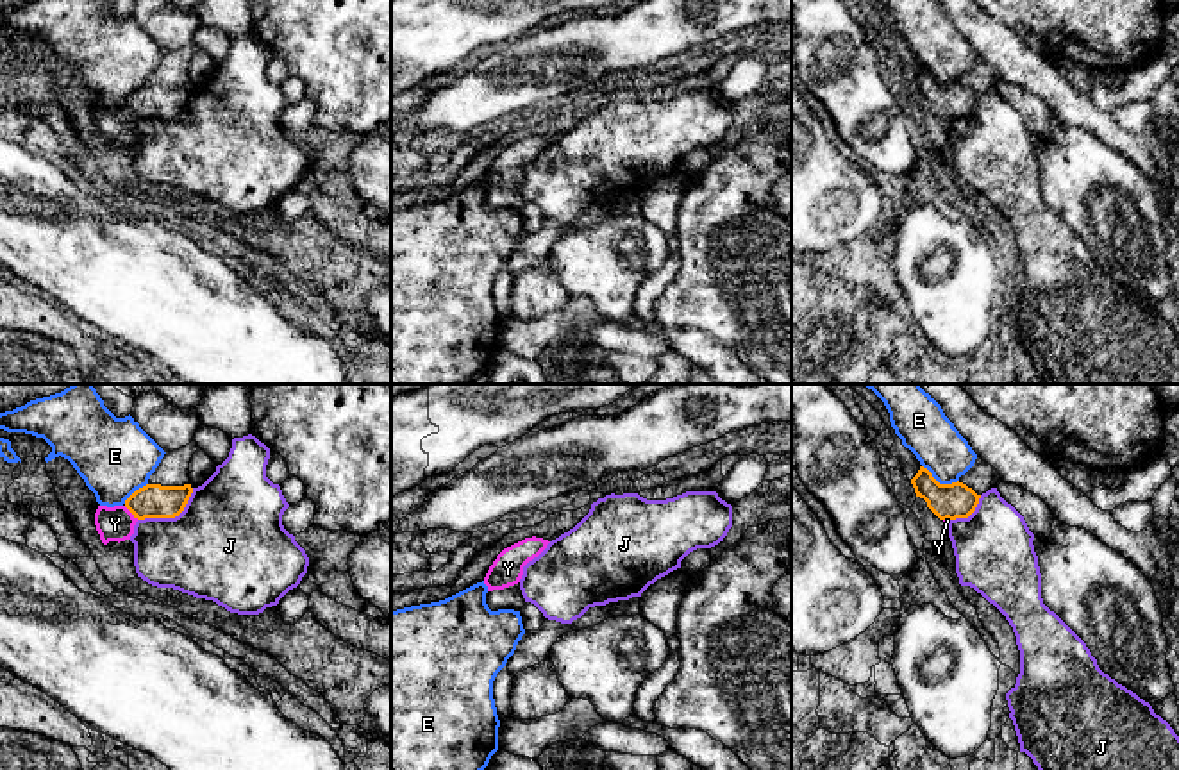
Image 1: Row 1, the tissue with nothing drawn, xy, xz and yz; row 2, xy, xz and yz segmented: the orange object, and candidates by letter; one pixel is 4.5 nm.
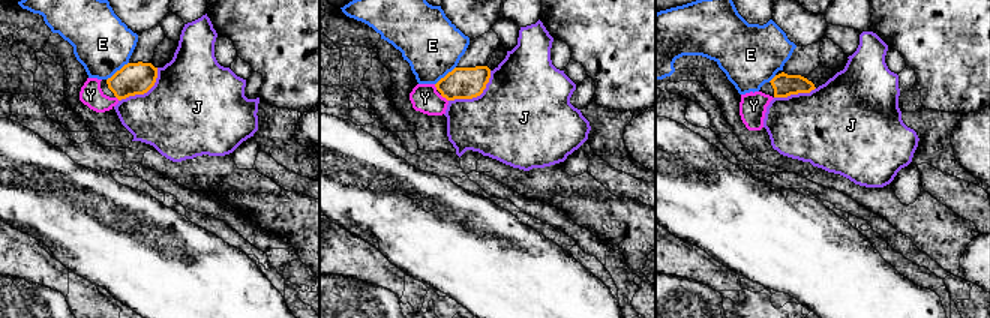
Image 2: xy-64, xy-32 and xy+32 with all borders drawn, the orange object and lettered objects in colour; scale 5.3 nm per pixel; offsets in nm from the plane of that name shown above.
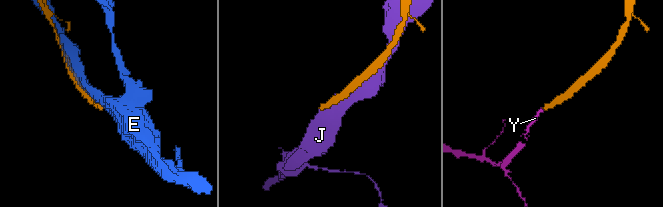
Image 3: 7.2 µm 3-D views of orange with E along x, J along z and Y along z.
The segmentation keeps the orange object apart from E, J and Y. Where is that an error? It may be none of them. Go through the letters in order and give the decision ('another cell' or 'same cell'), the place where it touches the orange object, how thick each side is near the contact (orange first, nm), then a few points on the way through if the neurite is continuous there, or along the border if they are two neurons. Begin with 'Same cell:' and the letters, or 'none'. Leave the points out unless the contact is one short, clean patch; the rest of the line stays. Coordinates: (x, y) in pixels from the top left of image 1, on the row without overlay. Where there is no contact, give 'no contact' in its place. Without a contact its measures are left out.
Same cell: Y
E: another cell; contact yz (938, 83); calibres 160 and 220 nm
J: another cell; contact xy (170, 117); calibres 160 and 460 nm
Y: same cell; contact xy (131, 111); calibres 160 and 160 nm; way xy (152, 100), (131, 111), (115, 124)

